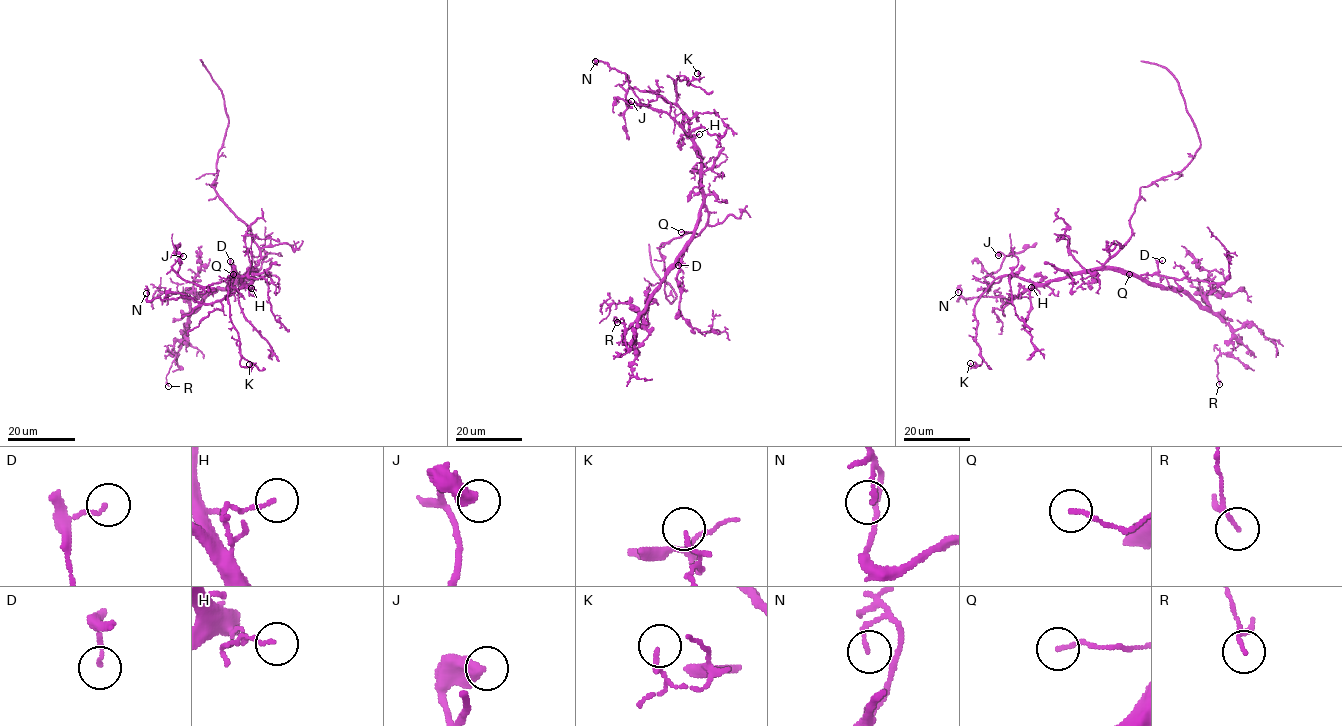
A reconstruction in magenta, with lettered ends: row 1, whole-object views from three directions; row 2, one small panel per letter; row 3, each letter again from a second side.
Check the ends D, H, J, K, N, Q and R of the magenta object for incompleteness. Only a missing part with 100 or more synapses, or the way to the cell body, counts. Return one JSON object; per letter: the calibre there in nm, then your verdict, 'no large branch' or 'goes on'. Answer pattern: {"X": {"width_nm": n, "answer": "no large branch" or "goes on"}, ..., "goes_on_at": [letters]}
{"D": {"width_nm": 120, "answer": "no large branch"}, "H": {"width_nm": 120, "answer": "no large branch"}, "J": {"width_nm": 480, "answer": "no large branch"}, "K": {"width_nm": 110, "answer": "no large branch"}, "N": {"width_nm": 120, "answer": "no large branch"}, "Q": {"width_nm": 160, "answer": "no large branch"}, "R": {"width_nm": 90, "answer": "no large branch"}, "goes_on_at": []}

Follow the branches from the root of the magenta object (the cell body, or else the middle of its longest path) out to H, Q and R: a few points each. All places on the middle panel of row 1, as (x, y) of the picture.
H: (704, 227), (708, 211), (701, 191), (701, 161), (694, 141), (695, 135), (699, 134)
Q: (704, 227), (708, 212), (703, 207), (698, 225), (691, 232), (681, 232)
R: (704, 227), (708, 212), (703, 207), (693, 239), (649, 300), (629, 342), (622, 341), (624, 320), (617, 322)

